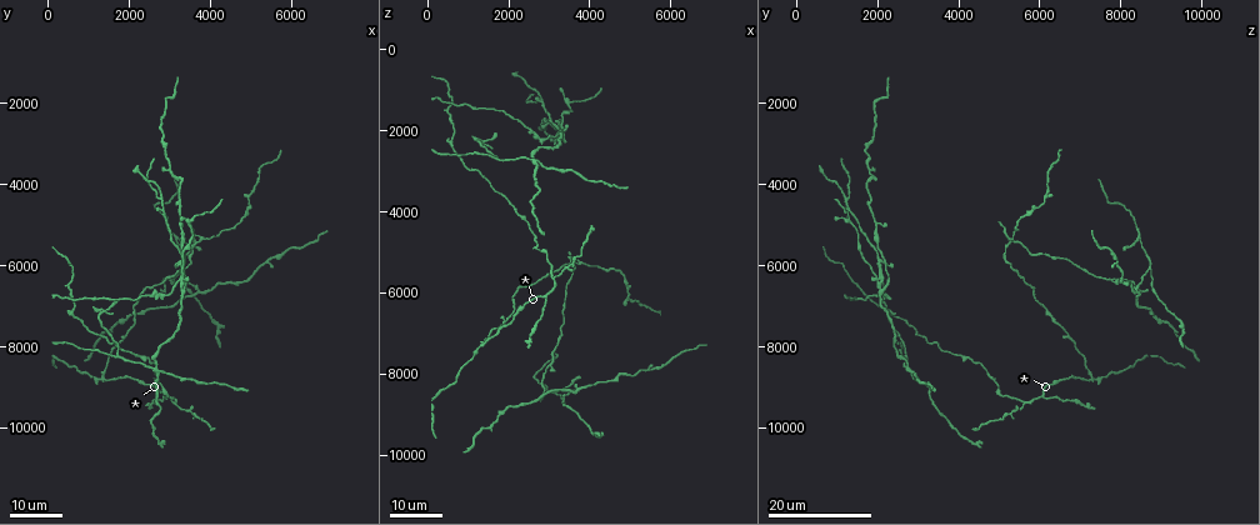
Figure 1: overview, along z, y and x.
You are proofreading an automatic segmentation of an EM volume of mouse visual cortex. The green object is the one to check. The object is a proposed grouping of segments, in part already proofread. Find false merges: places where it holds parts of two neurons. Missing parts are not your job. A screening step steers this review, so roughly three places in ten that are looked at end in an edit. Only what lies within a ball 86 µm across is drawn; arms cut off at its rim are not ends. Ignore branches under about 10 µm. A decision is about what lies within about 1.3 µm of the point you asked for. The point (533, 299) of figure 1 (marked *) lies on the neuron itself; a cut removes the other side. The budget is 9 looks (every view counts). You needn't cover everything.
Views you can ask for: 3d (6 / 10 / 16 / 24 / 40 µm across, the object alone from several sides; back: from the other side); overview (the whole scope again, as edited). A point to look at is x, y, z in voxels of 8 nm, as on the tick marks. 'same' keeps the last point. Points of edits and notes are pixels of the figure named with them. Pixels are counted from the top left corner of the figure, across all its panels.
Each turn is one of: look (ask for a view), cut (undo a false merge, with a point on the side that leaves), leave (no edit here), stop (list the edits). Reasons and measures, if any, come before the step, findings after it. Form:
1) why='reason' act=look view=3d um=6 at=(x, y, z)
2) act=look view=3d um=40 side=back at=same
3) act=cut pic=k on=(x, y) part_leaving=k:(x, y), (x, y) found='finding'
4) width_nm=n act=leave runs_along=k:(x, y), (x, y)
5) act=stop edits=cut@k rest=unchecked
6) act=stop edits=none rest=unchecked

act=look view=3d um=16 at=(2800, 7050, 8550)

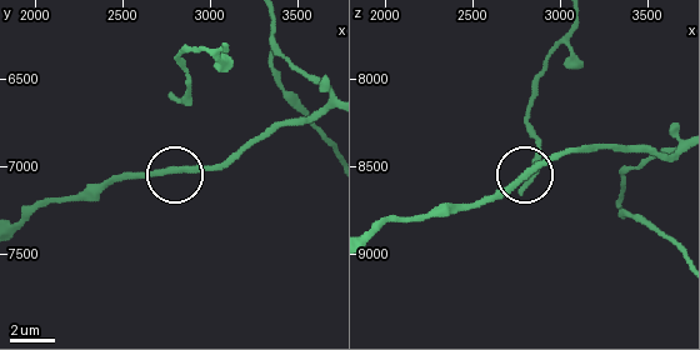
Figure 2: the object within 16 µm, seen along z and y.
act=look view=3d um=10 at=(2860, 7020, 8500)

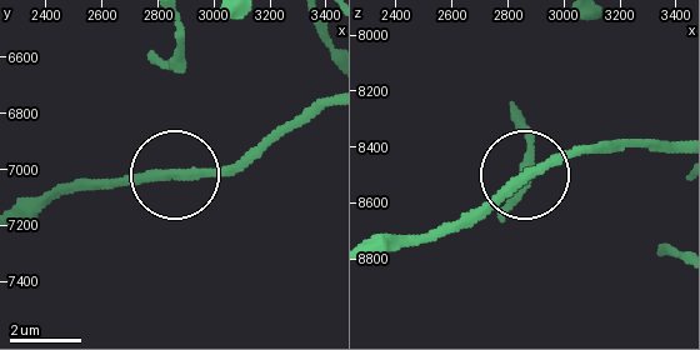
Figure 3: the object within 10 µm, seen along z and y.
side_arm_um=25 act=leave found='one neuron here'

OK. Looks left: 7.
why='three arms meet' act=look view=3d um=16 at=(3200, 5350, 8450)

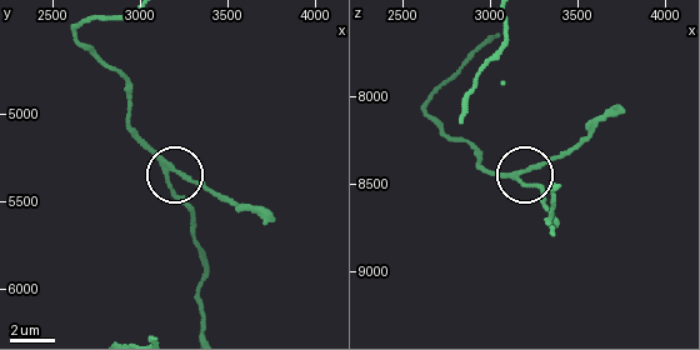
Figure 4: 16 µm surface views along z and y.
why='closer look' act=look view=3d um=10 at=(3180, 5360, 8480)

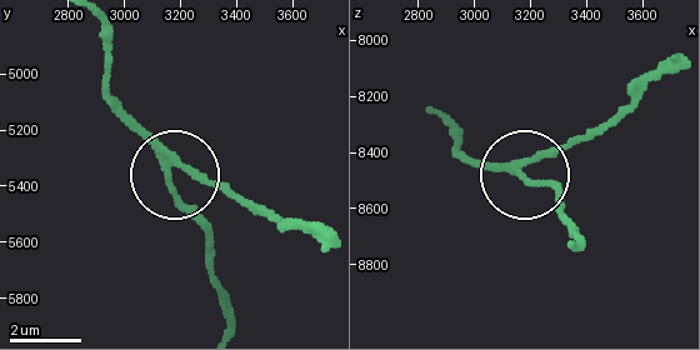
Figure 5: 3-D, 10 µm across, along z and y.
arms=3 act=leave found='one neuron here'

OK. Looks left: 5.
why='four arms meet' act=look view=3d um=16 at=(3700, 6600, 8350)

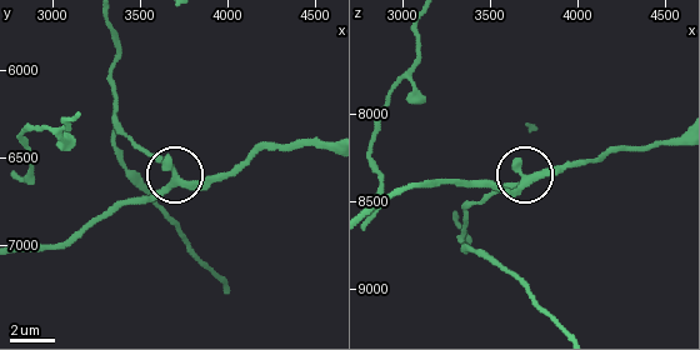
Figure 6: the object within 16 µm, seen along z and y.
act=look view=3d um=6 at=(3740, 6620, 8360)

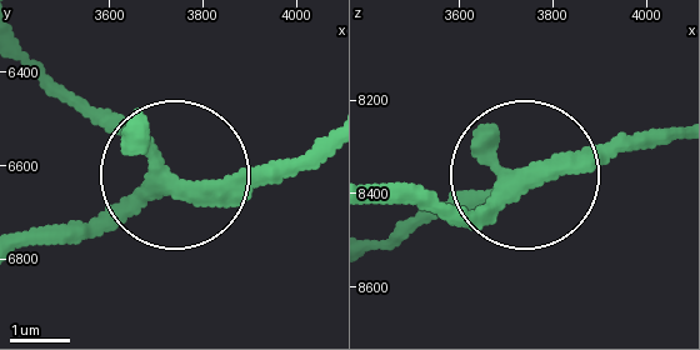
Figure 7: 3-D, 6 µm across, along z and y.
width_nm=290 act=leave found='one neuron here'

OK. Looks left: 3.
why='branch point' act=look view=3d um=24 at=(1350, 8700, 7300)

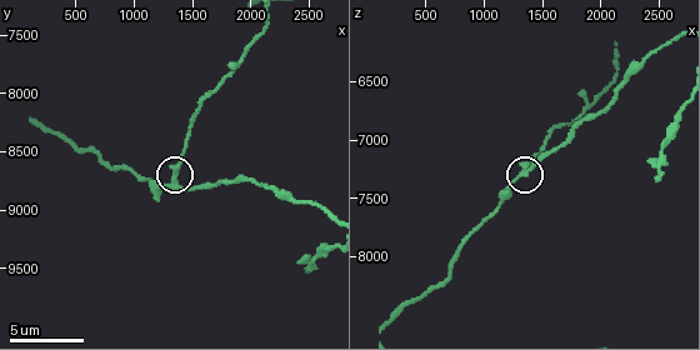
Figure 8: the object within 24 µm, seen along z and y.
act=look view=3d um=10 at=(1340, 8780, 7260)

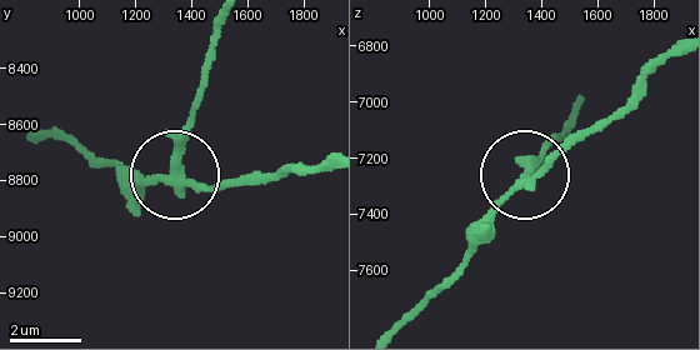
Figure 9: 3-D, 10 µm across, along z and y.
why='closer look' act=look view=3d um=6 at=(1340, 8770, 7280)

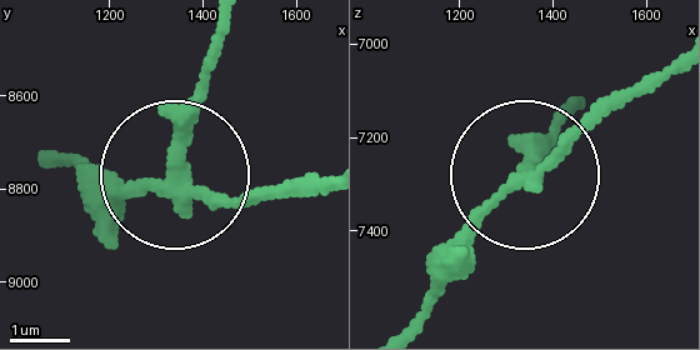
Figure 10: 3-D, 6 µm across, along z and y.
act=cut pic=10 on=(189, 105) part_leaving=10:(185, 179), (185, 109), (215, 20) found='a second neuron is stuck on'

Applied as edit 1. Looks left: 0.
act=stop edits=cut@10 rest=unchecked

